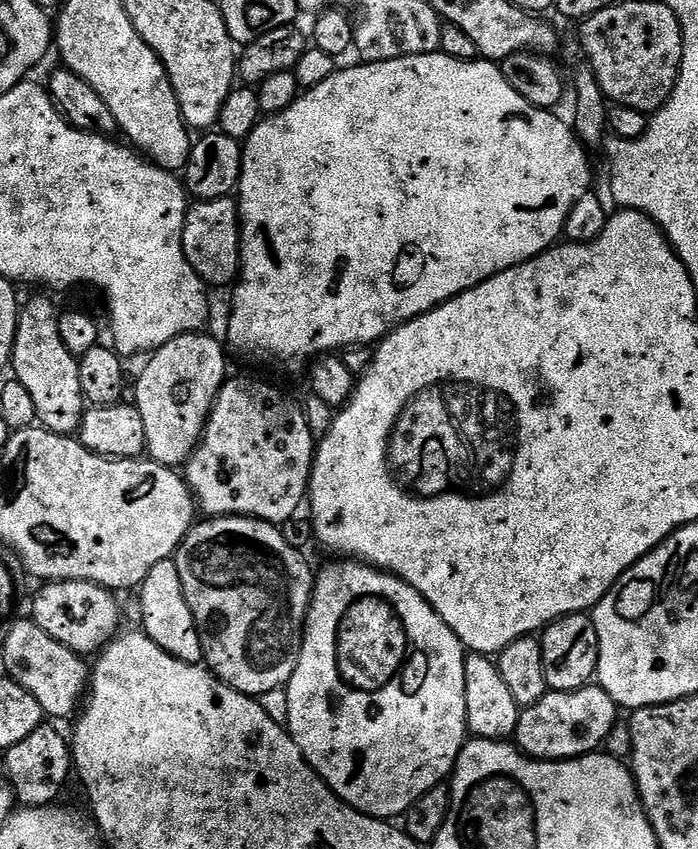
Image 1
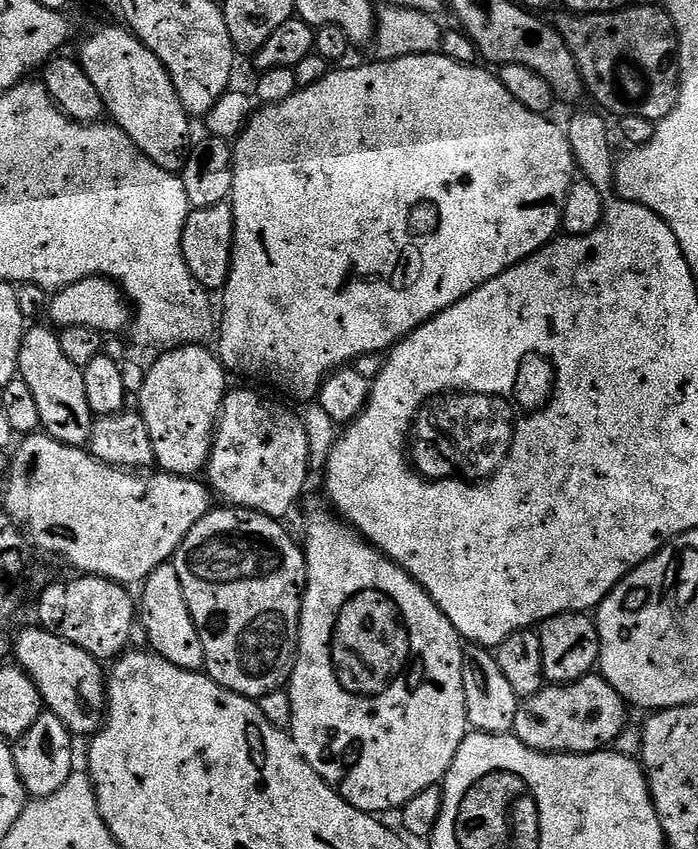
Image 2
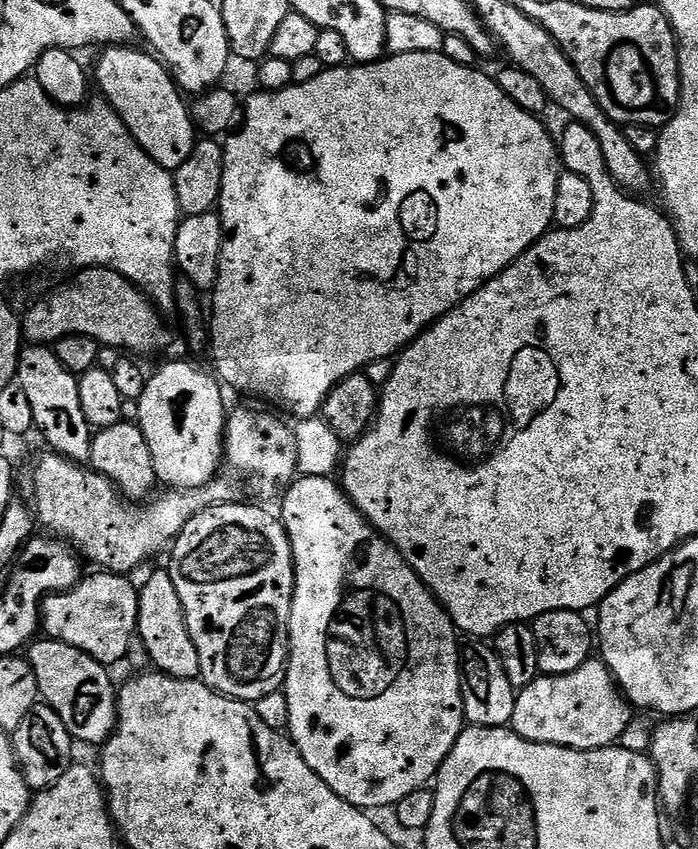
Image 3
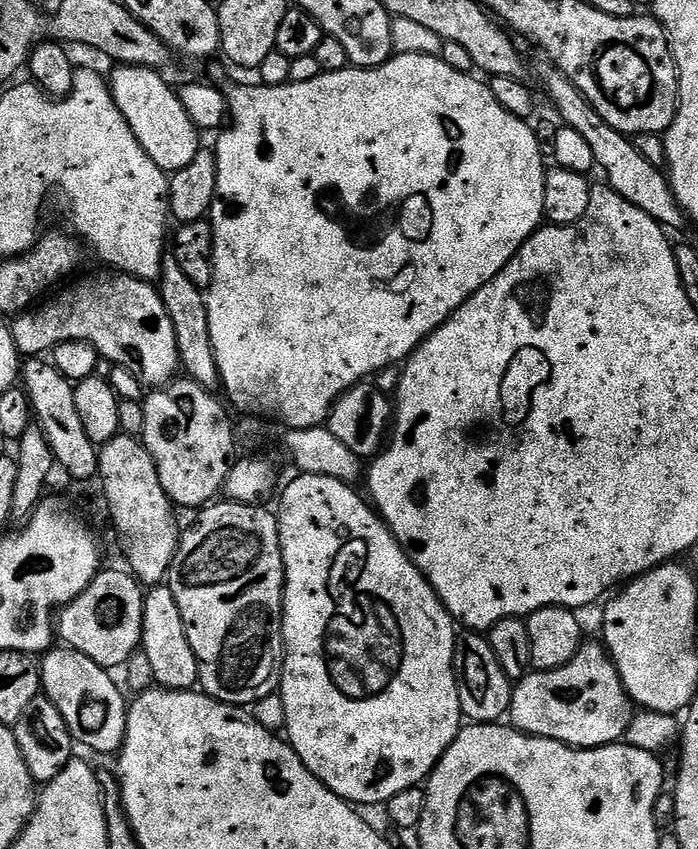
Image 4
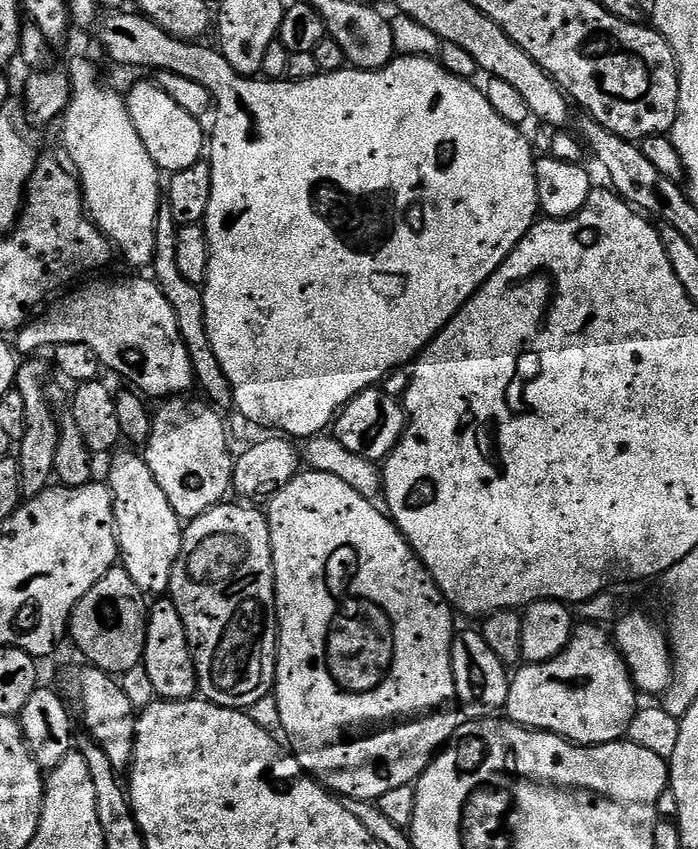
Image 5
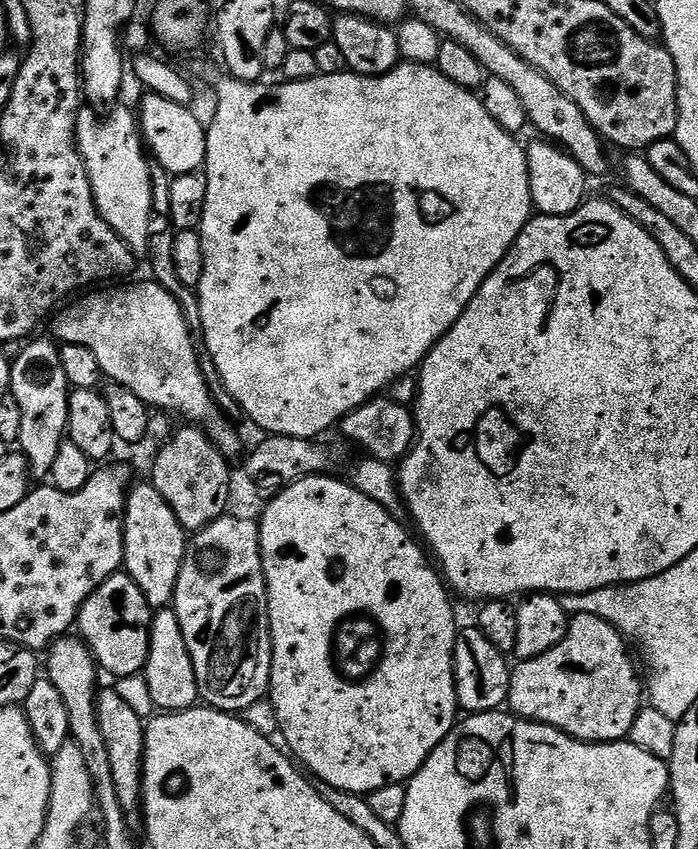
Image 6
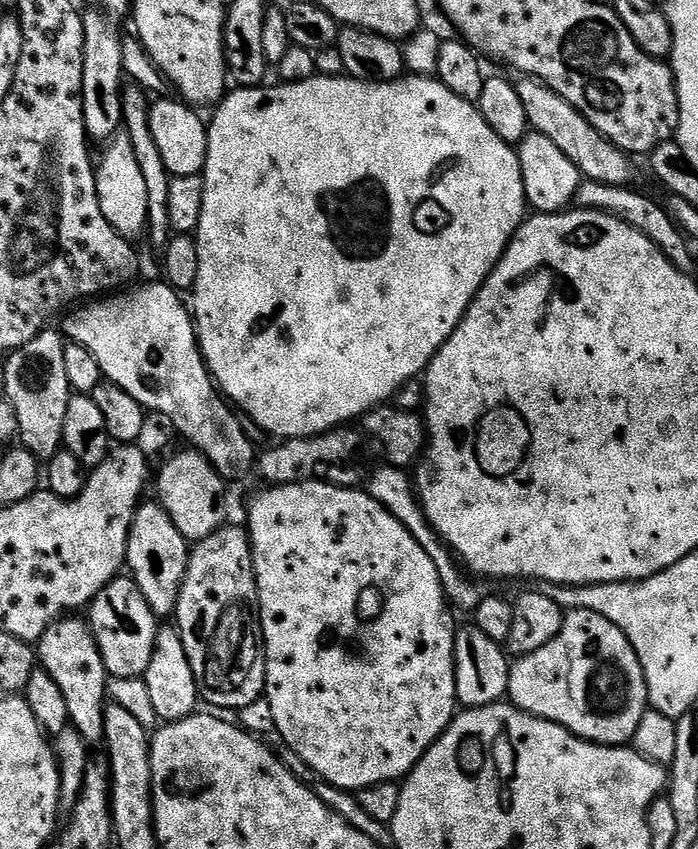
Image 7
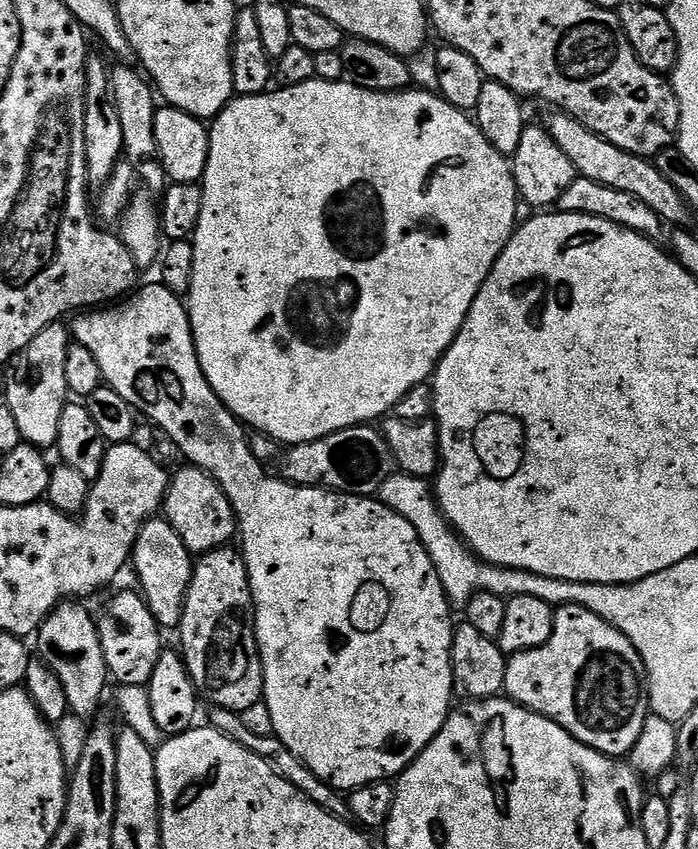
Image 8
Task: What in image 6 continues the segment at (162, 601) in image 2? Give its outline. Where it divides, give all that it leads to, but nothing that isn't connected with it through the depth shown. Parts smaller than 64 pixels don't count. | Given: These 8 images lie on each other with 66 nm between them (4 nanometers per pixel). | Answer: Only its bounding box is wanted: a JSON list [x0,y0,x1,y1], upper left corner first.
[142,607,200,713]

